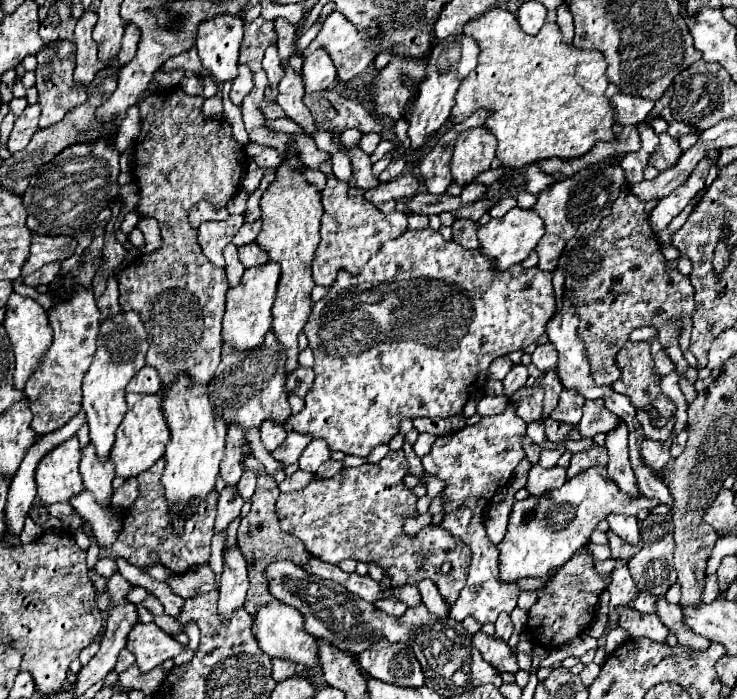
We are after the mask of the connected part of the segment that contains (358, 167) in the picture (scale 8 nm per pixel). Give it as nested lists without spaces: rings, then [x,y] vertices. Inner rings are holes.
[[[332,132],[332,142],[344,152],[344,154],[348,154],[348,158],[350,158],[350,162],[352,162],[352,174],[354,174],[354,180],[356,180],[356,188],[374,188],[374,184],[378,184],[378,180],[372,176],[372,172],[370,172],[370,168],[372,168],[372,164],[370,164],[370,158],[368,158],[368,154],[364,154],[360,148],[346,148],[344,146],[344,142],[340,140],[340,134],[338,132]]]

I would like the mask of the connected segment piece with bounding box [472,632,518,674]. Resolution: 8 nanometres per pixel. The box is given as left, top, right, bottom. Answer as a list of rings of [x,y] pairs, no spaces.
[[[476,632],[472,636],[472,646],[482,654],[482,658],[486,662],[490,662],[498,672],[510,672],[516,674],[518,672],[518,664],[516,664],[516,656],[510,650],[510,646],[502,640],[496,640],[492,636],[486,636],[482,632]]]

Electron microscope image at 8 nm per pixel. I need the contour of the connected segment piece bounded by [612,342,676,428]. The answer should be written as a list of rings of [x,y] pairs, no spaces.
[[[626,342],[624,348],[620,350],[616,362],[622,368],[622,374],[612,384],[612,390],[618,392],[618,394],[628,396],[634,408],[656,408],[658,410],[658,418],[656,420],[664,418],[664,422],[656,422],[656,426],[662,428],[670,420],[670,416],[674,414],[676,406],[674,406],[674,402],[668,396],[664,396],[660,392],[660,378],[654,376],[654,372],[652,372],[654,360],[652,360],[652,354],[650,354],[650,344],[648,342]]]

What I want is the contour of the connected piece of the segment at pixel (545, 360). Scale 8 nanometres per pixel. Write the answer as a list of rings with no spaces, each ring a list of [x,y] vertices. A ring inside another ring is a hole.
[[[546,342],[542,346],[538,346],[532,354],[532,364],[540,370],[540,372],[550,372],[556,370],[558,364],[558,356],[556,356],[556,348],[552,348],[552,342]]]

